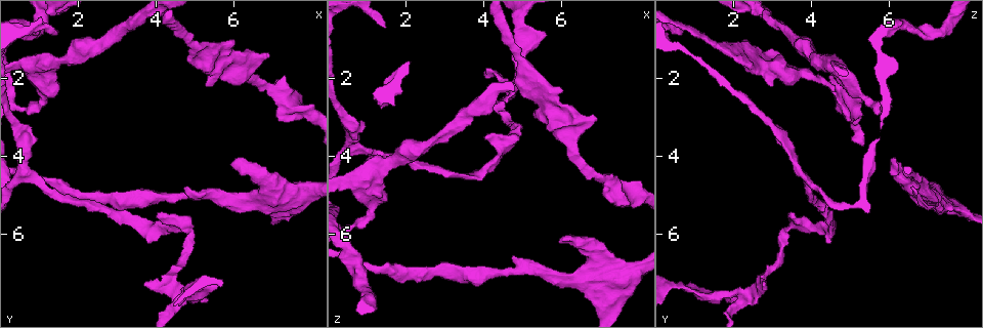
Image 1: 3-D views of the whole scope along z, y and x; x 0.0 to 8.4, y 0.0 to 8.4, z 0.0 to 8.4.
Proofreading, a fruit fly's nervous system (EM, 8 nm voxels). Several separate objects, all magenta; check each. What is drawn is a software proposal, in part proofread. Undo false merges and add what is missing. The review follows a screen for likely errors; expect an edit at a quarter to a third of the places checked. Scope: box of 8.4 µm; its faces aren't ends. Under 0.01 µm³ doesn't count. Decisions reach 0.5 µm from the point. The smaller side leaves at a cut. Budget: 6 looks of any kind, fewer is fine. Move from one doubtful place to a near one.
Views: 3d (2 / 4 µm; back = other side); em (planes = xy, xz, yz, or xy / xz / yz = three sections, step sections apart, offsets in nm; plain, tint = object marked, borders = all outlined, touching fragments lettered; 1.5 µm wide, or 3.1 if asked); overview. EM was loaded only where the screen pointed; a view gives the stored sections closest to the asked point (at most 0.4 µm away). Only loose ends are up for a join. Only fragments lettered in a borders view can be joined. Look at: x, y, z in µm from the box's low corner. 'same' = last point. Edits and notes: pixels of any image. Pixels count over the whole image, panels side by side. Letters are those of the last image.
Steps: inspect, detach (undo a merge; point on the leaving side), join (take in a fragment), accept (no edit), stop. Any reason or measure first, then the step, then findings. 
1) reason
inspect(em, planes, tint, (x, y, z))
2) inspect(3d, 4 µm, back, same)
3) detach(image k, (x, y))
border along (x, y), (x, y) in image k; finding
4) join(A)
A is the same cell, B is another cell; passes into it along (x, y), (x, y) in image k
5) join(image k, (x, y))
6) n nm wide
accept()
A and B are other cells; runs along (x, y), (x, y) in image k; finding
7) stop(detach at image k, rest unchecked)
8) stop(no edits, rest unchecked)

thin neck
inspect(em, planes, borders, (0.55, 2.80, 5.85))

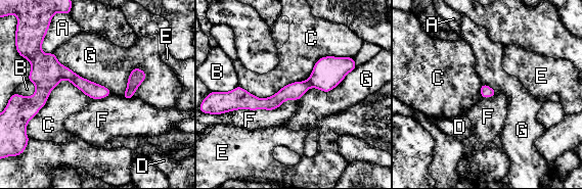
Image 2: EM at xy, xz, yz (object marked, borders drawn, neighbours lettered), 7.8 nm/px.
C touches over 950 nm
detach(image 2, (328, 72))
A, B, C, D, E, F and G are other cells; border along (307, 80), (311, 86) in image 2; two neurons meet here

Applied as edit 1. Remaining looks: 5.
branch stops here
inspect(3d, 2 µm, (1.45, 0.85, 0.65))

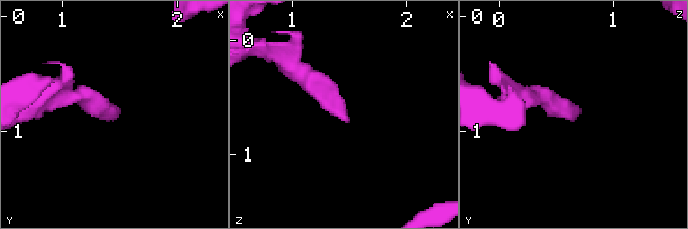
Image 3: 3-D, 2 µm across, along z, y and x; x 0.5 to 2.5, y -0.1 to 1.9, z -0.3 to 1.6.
shape alone is not enough
inspect(em, planes, borders, (1.48, 0.90, 0.66))

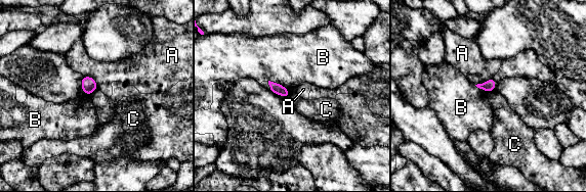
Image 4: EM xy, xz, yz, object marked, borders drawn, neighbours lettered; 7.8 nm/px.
accept()
A, B and C are other cells; border along (96, 88), (89, 95) in image 4; none of them fits

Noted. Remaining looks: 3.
stop(detach at image 2, rest unchecked)

